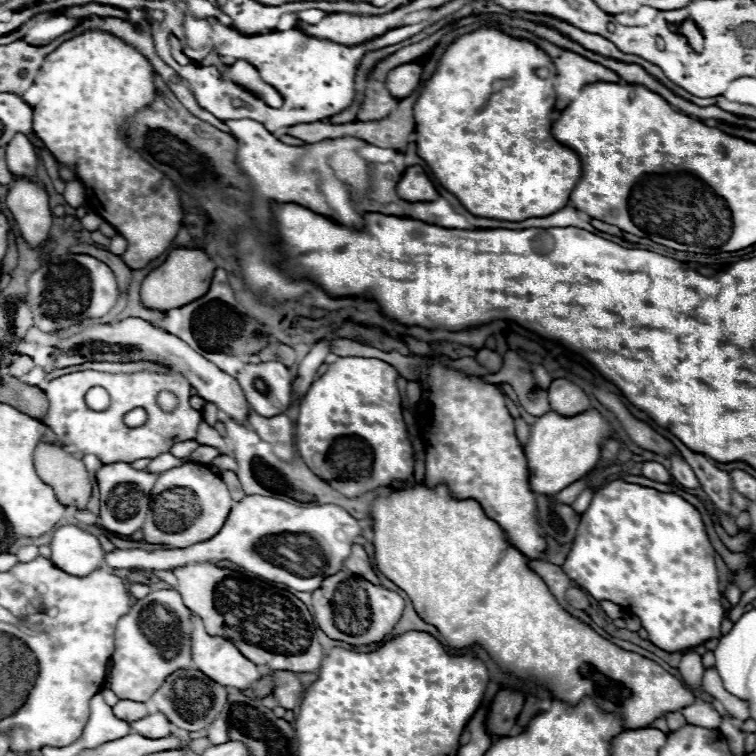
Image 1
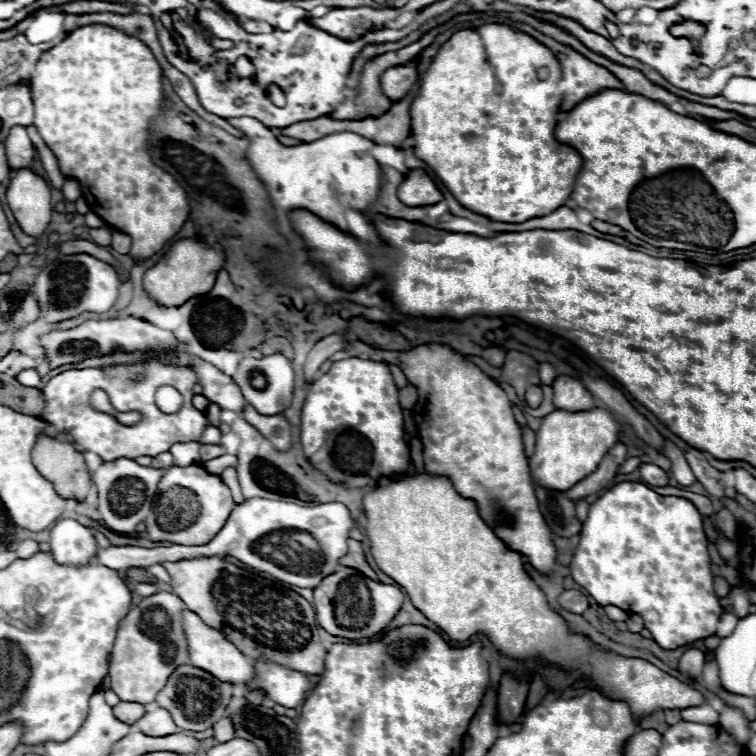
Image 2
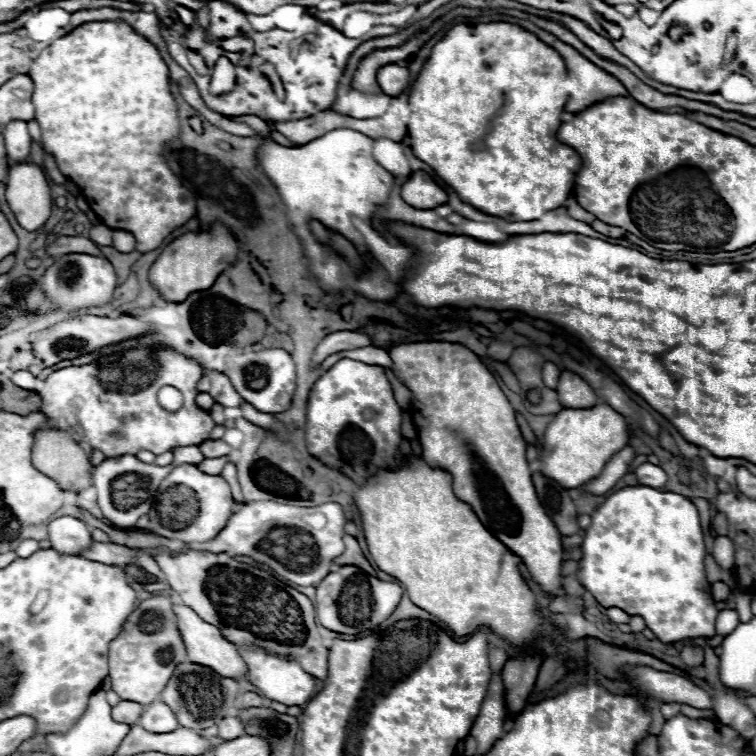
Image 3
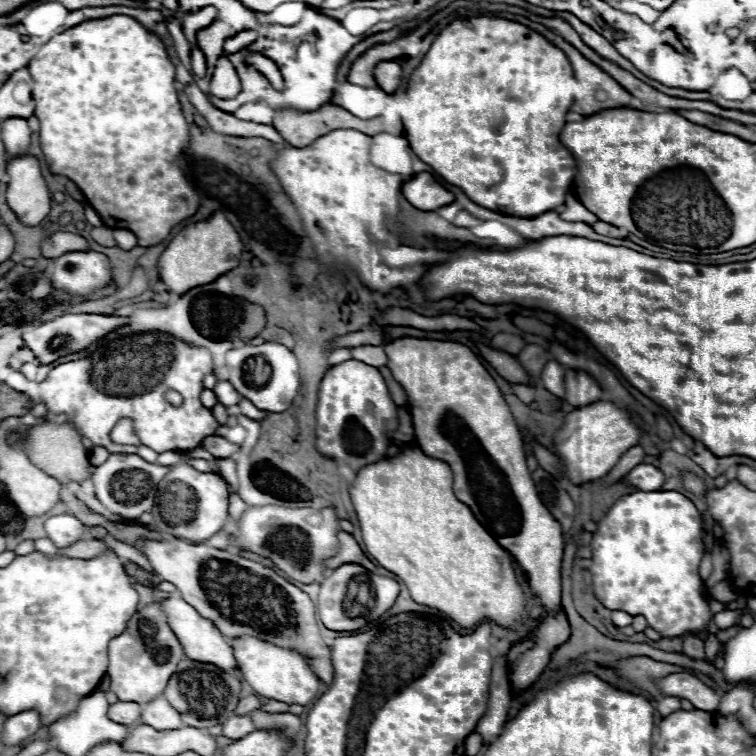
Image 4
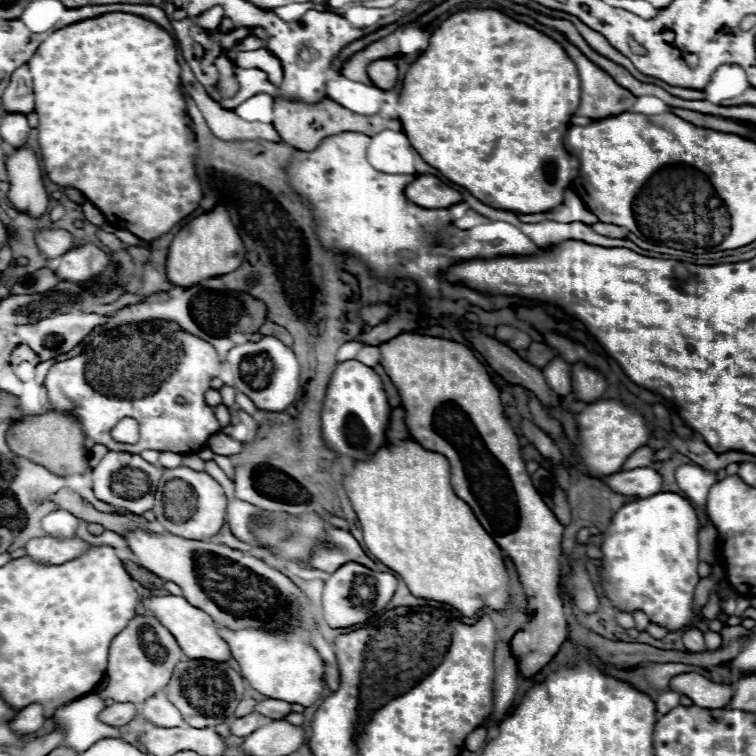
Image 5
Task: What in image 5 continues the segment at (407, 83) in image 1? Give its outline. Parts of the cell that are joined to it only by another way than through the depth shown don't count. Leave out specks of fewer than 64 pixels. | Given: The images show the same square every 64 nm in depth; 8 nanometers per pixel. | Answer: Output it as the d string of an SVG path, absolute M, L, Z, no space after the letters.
M384 58L384 60L376 60L368 66L368 76L370 80L382 88L382 90L392 90L396 80L398 80L398 68L392 60Z

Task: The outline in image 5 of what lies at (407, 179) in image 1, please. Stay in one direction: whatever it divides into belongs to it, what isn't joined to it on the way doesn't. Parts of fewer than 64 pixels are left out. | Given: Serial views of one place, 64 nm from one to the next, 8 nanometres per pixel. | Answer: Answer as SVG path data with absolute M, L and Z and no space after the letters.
M418 174L416 180L412 180L406 186L404 194L416 206L424 206L424 208L432 208L432 210L448 208L448 206L460 202L460 192L448 188L444 182L440 182L432 174Z

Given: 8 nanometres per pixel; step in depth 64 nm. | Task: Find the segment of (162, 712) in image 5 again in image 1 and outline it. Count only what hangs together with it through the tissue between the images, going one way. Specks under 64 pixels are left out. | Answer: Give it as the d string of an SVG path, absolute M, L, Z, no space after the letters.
M154 712L142 720L136 720L130 724L136 734L144 734L144 738L166 738L172 732L172 724L166 720L164 714Z

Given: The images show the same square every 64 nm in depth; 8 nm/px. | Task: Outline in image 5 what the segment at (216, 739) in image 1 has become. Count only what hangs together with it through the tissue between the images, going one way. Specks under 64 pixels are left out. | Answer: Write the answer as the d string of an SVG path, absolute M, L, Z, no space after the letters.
M252 712L248 716L242 716L242 718L232 718L230 720L230 732L234 736L248 736L252 734L254 730L258 730L262 726L262 716L258 712Z

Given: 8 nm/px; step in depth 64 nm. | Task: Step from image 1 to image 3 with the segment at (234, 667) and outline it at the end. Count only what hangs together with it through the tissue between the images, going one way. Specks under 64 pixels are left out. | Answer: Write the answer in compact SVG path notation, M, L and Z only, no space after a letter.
M184 604L174 606L174 612L178 616L178 628L180 628L180 634L184 638L184 644L186 644L186 650L188 650L188 658L192 662L200 662L200 666L208 666L208 668L216 670L216 674L220 674L222 678L242 678L242 676L248 674L248 666L240 658L238 648L232 642L228 642L226 638L222 638L220 630L216 630L216 626L200 620L198 614L192 608L184 606Z

